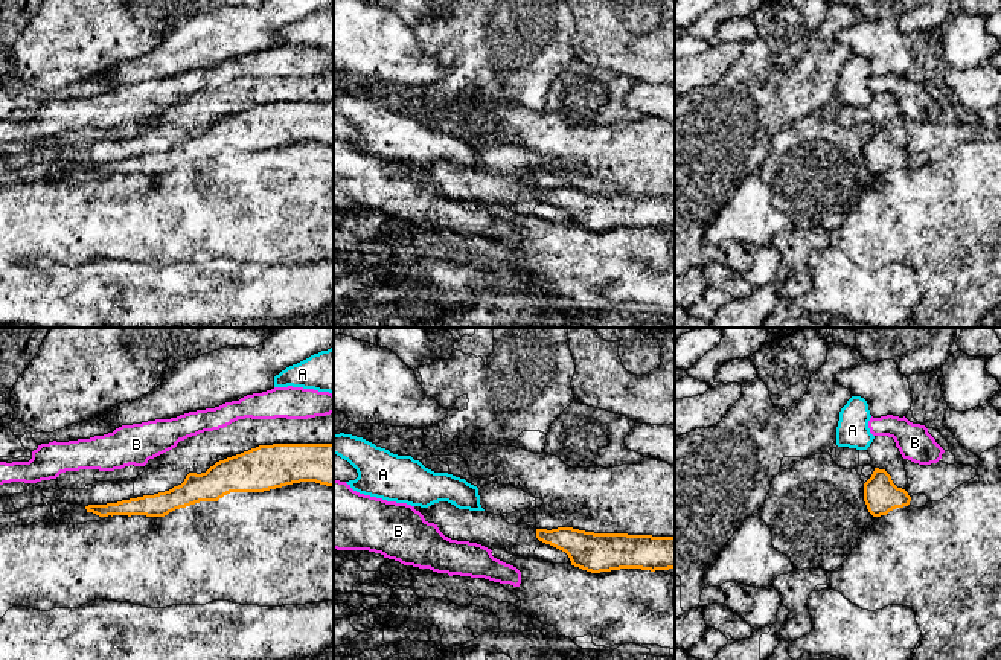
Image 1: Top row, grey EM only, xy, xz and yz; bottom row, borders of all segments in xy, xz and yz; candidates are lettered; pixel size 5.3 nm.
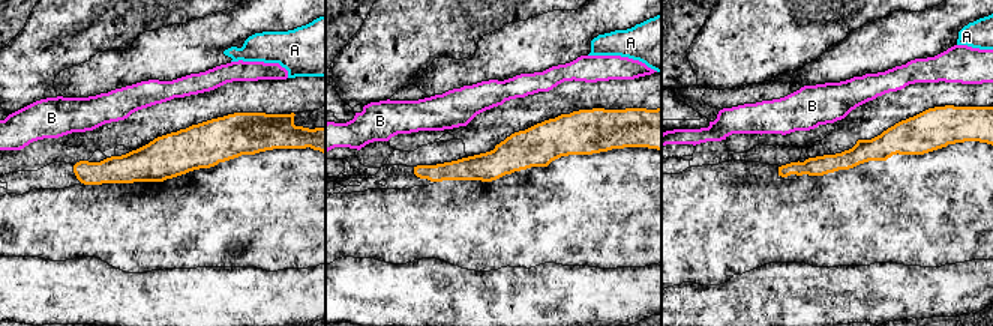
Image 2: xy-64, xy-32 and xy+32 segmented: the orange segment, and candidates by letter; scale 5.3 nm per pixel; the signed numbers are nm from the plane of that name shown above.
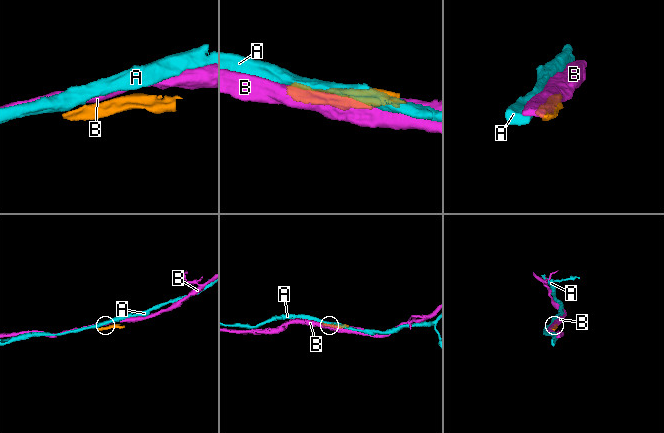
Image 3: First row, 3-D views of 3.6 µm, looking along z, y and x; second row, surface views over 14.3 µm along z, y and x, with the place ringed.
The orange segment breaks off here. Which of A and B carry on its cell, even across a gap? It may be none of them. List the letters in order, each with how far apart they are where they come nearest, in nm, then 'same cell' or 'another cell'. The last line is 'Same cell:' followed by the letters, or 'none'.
A: 110 nm | another cell
B: 120 nm | another cell
Same cell: none

